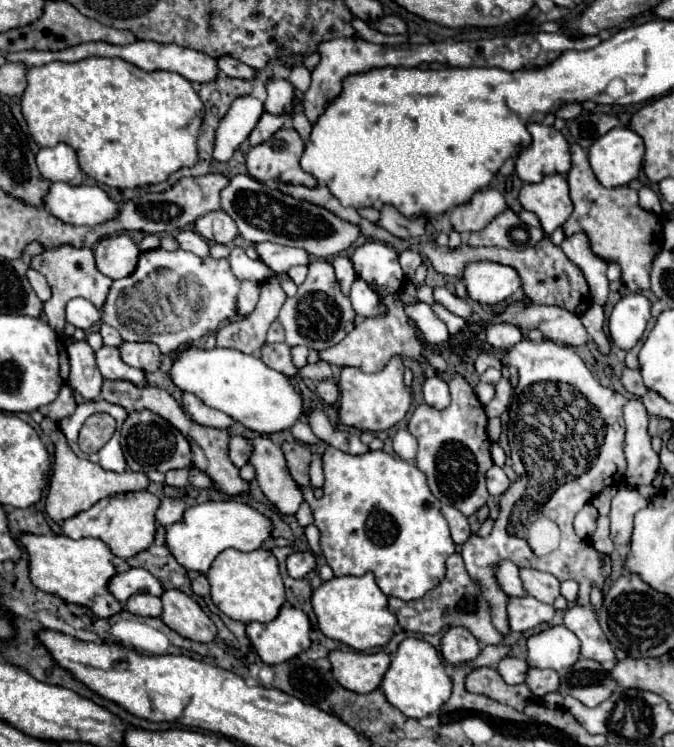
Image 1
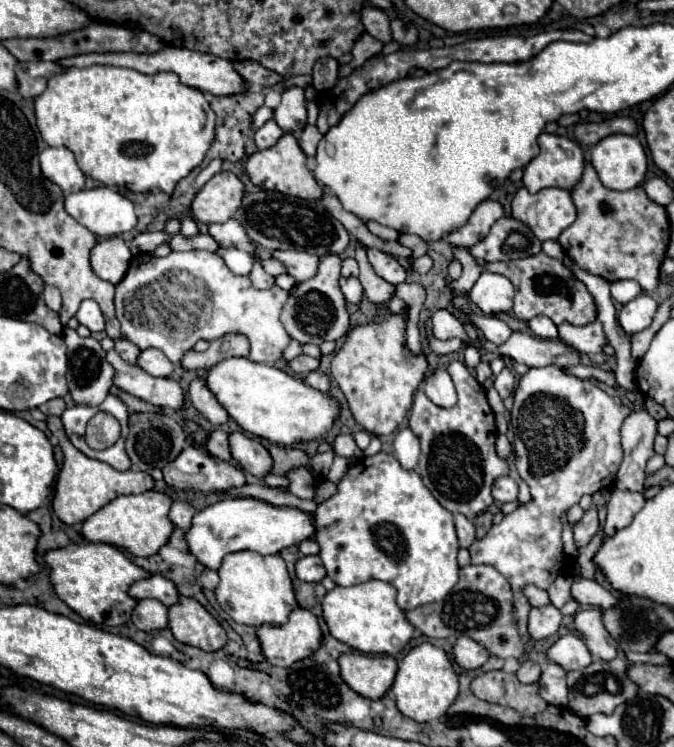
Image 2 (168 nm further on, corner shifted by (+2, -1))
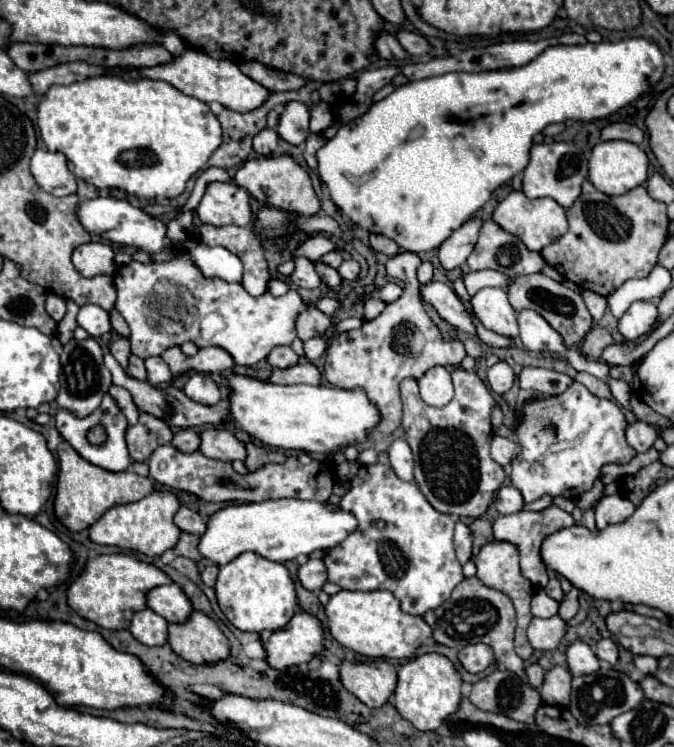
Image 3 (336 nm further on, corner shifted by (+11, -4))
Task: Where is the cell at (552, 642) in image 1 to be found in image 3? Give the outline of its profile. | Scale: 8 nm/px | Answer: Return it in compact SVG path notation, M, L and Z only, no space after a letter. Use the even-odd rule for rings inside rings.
M578 640L566 648L566 664L568 664L568 670L572 672L572 676L592 674L600 668L594 650L588 644L578 642Z

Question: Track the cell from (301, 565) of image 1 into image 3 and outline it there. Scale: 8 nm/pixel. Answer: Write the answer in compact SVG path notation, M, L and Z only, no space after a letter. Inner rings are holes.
M308 560L298 568L298 580L306 590L320 590L326 582L326 568L322 560Z

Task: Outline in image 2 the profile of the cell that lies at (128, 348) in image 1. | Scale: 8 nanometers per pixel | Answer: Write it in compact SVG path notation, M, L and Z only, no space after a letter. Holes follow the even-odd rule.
M145 349L145 351L141 351L141 355L137 359L137 365L141 369L145 369L153 377L169 377L173 373L173 369L175 369L173 363L169 367L169 359L159 349Z

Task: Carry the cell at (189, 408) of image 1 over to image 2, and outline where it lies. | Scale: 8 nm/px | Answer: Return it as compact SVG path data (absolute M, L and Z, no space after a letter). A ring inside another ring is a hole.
M197 377L191 381L191 387L189 387L189 399L191 403L195 405L195 409L207 417L213 425L221 425L229 419L227 411L223 409L223 405L217 401L217 397L209 391L207 383L203 377Z

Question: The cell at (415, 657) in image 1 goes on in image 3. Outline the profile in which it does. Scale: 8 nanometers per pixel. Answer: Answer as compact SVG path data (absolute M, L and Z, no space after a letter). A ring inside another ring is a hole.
M422 654L410 658L398 670L398 686L392 696L392 704L398 714L418 730L436 730L460 704L460 674L454 664L442 654Z

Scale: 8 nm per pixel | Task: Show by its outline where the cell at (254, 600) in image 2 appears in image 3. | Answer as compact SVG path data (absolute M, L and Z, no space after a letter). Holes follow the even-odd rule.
M242 552L220 568L216 580L216 598L224 616L244 632L280 630L298 612L294 582L284 564L266 560L254 552Z

